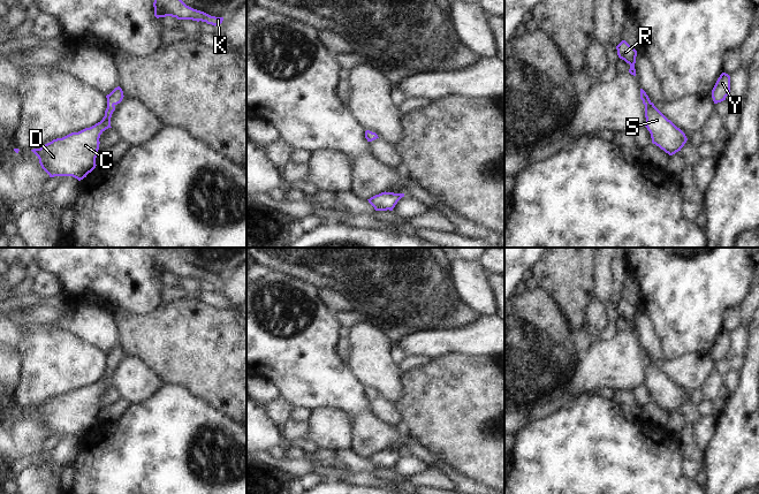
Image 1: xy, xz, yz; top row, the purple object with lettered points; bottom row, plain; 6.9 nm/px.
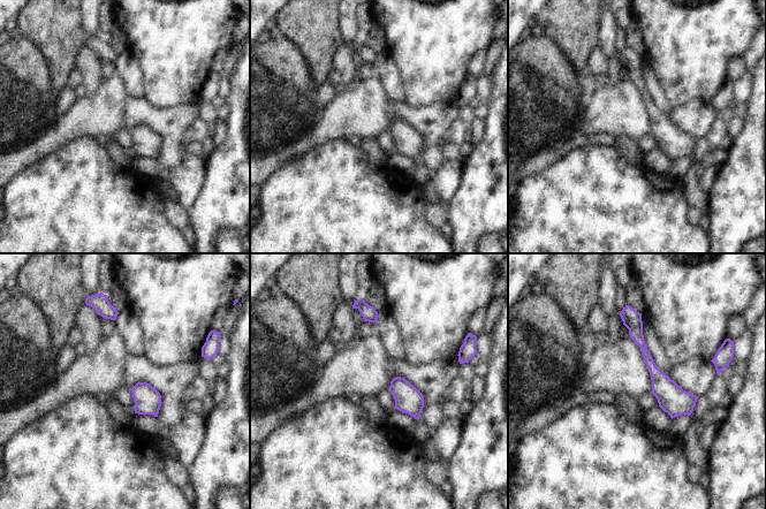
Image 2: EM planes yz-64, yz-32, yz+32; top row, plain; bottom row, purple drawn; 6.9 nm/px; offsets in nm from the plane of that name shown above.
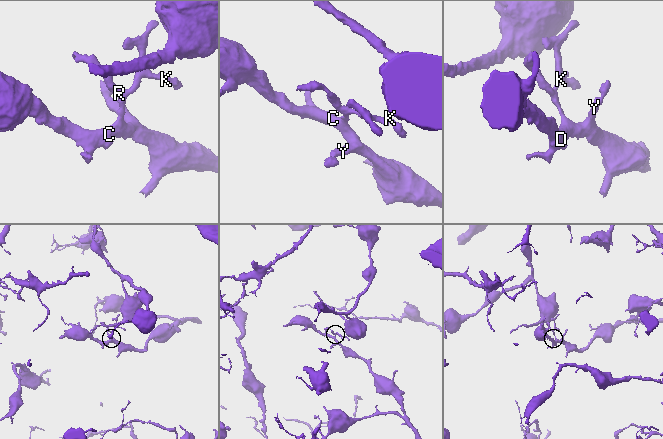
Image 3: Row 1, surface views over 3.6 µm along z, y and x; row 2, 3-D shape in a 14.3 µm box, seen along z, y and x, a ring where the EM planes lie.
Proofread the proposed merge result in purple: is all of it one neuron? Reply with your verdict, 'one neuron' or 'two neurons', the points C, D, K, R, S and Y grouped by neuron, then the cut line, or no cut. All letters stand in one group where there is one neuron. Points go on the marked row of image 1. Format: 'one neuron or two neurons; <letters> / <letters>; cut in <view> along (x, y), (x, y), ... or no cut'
one neuron; C D K R S Y; no cut

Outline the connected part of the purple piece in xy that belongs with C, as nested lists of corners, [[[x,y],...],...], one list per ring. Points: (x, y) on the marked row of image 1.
[[[115,88],[107,98],[107,108],[103,120],[90,128],[53,139],[40,149],[31,150],[39,159],[41,168],[50,175],[73,176],[78,181],[96,168],[100,135],[111,127],[115,106],[123,99],[123,91]]]

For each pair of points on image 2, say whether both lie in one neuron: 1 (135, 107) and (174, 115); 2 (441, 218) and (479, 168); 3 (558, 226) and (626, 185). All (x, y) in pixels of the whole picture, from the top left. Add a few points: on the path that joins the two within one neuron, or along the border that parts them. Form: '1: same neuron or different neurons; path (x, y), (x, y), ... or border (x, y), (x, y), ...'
1: same neuron; path (144, 114), (165, 115)
2: different neurons; border (445, 210), (448, 220)
3: same neuron; path (575, 226), (598, 206), (608, 203)

